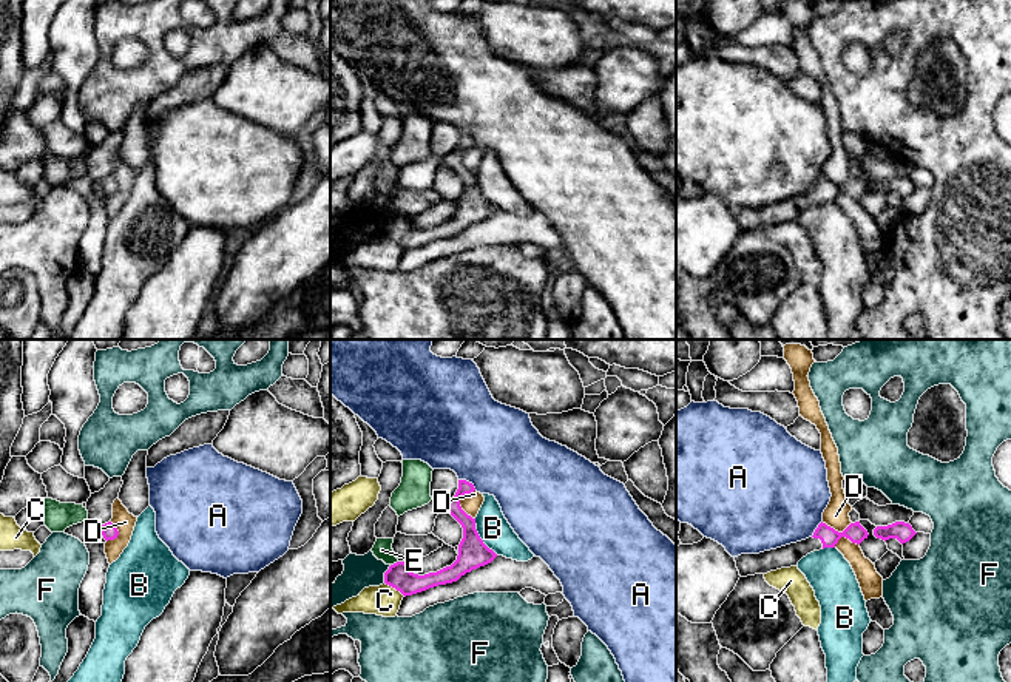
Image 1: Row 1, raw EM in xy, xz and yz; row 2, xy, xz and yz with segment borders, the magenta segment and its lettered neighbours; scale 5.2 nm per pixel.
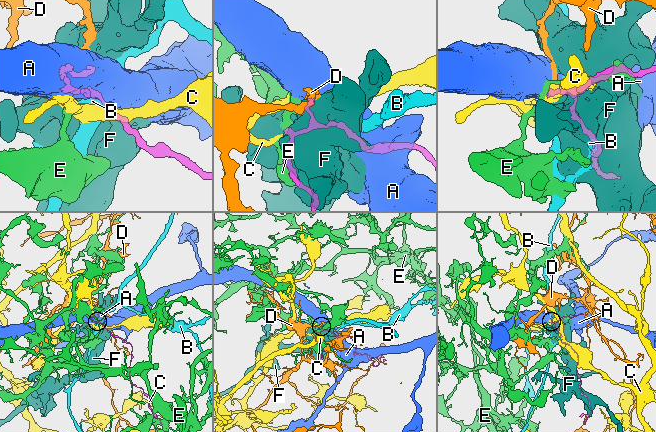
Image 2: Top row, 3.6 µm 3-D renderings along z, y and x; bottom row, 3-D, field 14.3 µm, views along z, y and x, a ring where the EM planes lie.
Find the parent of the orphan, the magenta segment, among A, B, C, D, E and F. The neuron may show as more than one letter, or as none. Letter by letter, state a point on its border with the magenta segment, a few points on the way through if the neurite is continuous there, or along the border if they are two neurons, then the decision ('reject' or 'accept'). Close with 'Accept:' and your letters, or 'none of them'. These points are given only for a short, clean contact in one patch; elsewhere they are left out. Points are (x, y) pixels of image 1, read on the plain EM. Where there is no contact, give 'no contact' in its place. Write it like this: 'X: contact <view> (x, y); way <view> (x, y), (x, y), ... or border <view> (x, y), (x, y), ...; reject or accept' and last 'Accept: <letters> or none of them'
A: contact xz (468, 136); border xz (459, 133), (468, 135), (476, 144); reject
B: contact xz (483, 198); reject
C: contact xz (395, 243); border xz (385, 236), (405, 250); reject
D: contact xz (459, 158); reject
E: contact xz (394, 218); reject
F: contact xz (385, 229); reject
Accept: none of them

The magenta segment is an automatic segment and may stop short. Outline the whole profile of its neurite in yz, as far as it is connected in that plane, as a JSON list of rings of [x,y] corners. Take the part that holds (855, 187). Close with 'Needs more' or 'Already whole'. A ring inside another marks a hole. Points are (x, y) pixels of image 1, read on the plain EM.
[[[821,176],[813,190],[806,194],[759,208],[741,208],[735,211],[735,216],[741,231],[767,228],[781,222],[796,221],[803,211],[813,205],[835,202],[841,191],[860,199],[867,190],[867,185],[860,176],[850,177],[843,187],[838,187]]]. Needs more

